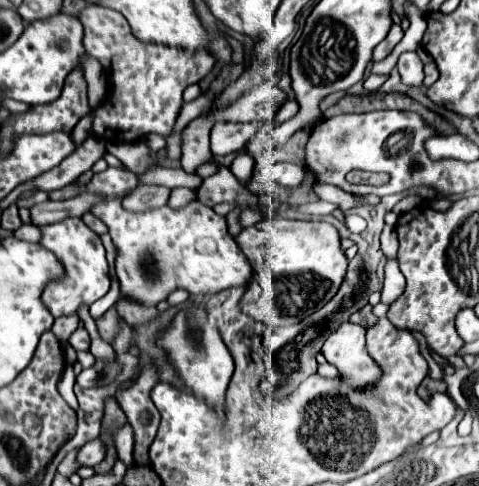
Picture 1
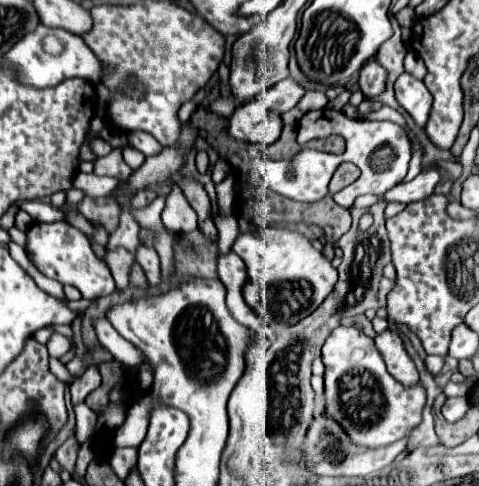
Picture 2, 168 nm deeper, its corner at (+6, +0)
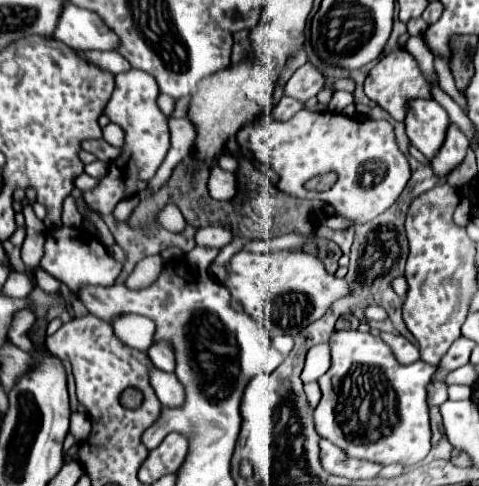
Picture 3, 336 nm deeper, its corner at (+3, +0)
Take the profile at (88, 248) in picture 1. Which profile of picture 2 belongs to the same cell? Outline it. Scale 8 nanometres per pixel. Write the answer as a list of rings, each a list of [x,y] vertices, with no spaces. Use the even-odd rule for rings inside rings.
[[[51,222],[51,224],[33,224],[27,230],[27,246],[29,246],[29,260],[49,278],[75,286],[85,300],[95,300],[99,296],[107,296],[115,292],[115,280],[103,260],[91,248],[89,238],[65,224],[65,222]]]

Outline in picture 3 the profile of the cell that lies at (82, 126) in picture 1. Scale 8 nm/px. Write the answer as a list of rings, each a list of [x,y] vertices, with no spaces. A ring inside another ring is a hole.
[[[38,266],[34,274],[36,274],[38,288],[42,288],[48,294],[60,294],[60,282],[56,278],[52,278],[52,274],[46,274],[42,266]]]

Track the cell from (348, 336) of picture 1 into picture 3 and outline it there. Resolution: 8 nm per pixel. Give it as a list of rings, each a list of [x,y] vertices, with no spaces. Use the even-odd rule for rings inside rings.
[[[340,330],[330,336],[332,366],[318,380],[322,400],[314,410],[316,432],[340,446],[350,458],[380,464],[418,464],[430,452],[430,418],[426,388],[436,366],[414,362],[402,366],[380,336],[358,330]]]

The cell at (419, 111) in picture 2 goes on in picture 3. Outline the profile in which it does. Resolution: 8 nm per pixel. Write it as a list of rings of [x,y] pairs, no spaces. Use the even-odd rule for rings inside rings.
[[[416,98],[416,102],[408,106],[408,118],[404,122],[410,142],[426,158],[432,158],[444,142],[444,134],[450,124],[450,118],[436,100]]]

